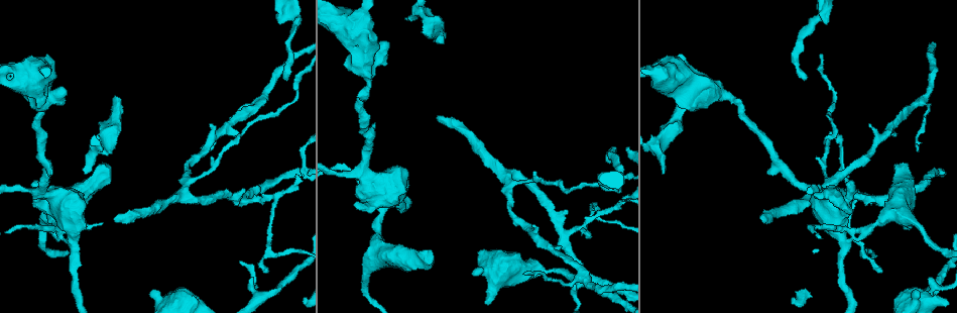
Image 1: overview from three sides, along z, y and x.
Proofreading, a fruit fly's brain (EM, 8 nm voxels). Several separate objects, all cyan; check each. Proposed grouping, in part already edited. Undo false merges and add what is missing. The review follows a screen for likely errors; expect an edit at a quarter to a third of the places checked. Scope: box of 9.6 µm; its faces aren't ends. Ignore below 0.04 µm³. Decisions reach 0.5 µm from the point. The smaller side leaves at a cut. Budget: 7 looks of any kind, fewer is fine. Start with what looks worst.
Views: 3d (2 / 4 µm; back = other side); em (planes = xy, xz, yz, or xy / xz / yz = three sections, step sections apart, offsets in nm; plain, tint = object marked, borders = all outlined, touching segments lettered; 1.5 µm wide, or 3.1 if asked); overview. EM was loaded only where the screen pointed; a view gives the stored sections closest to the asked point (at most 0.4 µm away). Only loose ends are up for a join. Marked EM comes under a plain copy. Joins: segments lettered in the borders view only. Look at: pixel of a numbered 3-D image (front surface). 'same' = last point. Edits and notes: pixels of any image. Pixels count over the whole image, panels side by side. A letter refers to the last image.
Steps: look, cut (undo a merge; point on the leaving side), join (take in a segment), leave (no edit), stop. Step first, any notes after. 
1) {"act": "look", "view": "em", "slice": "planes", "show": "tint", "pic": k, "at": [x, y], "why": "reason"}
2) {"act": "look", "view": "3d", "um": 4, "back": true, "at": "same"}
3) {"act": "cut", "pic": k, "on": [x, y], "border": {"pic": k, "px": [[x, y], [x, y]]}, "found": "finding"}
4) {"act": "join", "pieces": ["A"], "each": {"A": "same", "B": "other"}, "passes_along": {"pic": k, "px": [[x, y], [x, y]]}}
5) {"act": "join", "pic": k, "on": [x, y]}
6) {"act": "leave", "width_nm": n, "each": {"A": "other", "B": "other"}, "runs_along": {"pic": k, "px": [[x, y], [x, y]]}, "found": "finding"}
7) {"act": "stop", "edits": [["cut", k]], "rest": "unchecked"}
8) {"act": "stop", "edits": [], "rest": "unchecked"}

{"act": "look", "view": "3d", "um": 2, "pic": 1, "at": [531, 226], "why": "free end"}

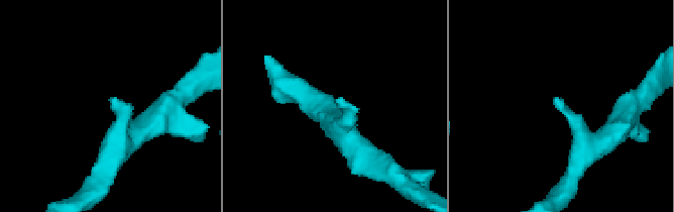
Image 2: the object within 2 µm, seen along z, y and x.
{"act": "look", "view": "em", "slice": "planes", "show": "borders", "pic": 2, "at": [110, 101], "why": "need the tissue"}

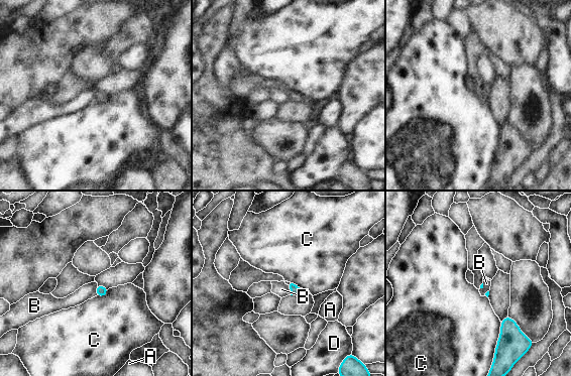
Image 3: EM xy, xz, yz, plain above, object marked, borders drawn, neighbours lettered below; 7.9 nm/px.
{"act": "leave", "longest_contact_nm": ["C", 280], "each": {"A": "other", "B": "other", "C": "other", "D": "other"}, "border": {"pic": 3, "px": [[97, 283], [95, 295]]}, "found": "no lettered segment goes on from it"}

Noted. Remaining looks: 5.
{"act": "look", "view": "em", "slice": "xy", "step": 4, "show": "tint", "pic": 1, "at": [115, 97], "why": "free end"}

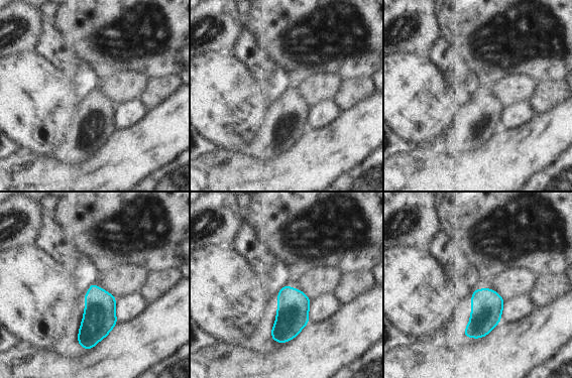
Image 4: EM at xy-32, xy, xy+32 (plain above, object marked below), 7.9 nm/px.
{"act": "look", "view": "em", "slice": "xy", "step": 4, "show": "borders", "at": "same"}

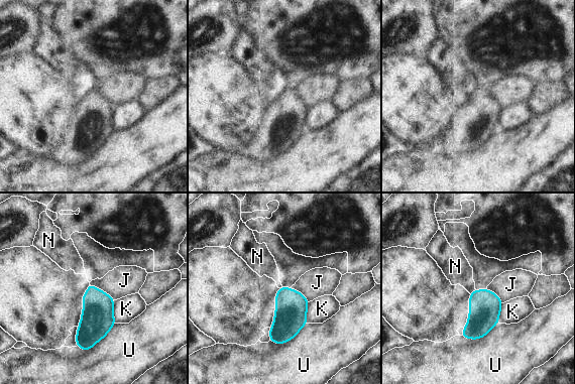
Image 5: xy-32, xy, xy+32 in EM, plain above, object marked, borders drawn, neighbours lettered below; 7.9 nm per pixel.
{"act": "leave", "each": {"J": "other", "K": "other", "N": "other", "U": "other"}, "found": "none of them fits"}

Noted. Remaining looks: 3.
{"act": "look", "view": "3d", "um": 4, "back": true, "pic": 1, "at": [597, 212], "why": "arms part here"}

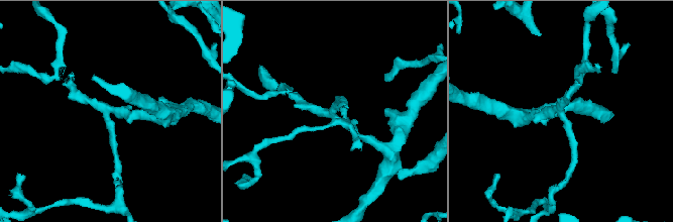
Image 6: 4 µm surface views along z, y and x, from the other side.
{"act": "look", "view": "em", "slice": "yz", "step": 4, "show": "tint", "pic": 6, "at": [334, 117], "arms": 3}

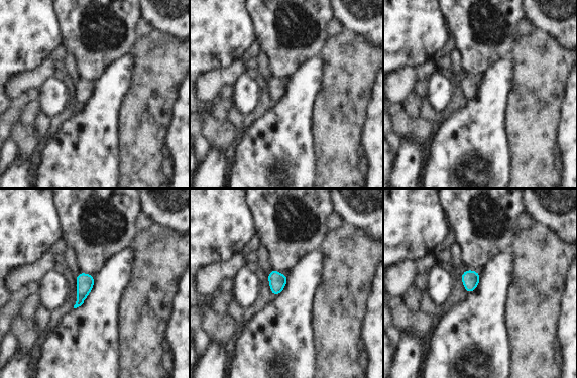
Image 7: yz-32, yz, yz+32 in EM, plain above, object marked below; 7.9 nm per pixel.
{"act": "look", "view": "em", "slice": "xy", "step": 8, "show": "borders", "at": "same", "why": "cut it another way"}

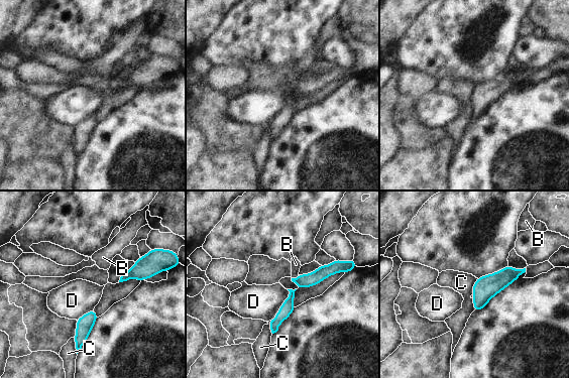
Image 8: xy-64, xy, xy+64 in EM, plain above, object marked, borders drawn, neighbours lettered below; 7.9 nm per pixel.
{"act": "leave", "width_nm": 50, "each": {"B": "other", "C": "other", "D": "other"}, "border": {"pic": 8, "px": [[477, 278], [471, 294]]}, "found": "all the same neuron"}

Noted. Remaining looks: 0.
{"act": "stop", "edits": [], "rest": "unchecked"}

